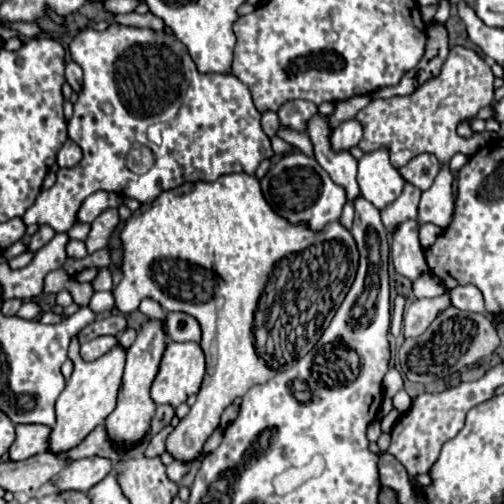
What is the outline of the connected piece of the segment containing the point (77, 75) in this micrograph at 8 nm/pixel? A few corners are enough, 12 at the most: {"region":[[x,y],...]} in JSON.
{"region":[[73,60],[67,62],[65,78],[75,92],[81,90],[83,70]]}

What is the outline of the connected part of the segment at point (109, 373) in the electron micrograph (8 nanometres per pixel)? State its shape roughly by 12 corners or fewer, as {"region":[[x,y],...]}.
{"region":[[125,350],[83,362],[55,404],[47,450],[77,448],[115,410]]}

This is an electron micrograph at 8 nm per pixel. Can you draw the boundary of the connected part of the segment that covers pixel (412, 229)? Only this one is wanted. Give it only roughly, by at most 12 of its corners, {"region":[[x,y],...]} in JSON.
{"region":[[419,222],[393,230],[395,270],[417,280],[427,262],[419,250]]}

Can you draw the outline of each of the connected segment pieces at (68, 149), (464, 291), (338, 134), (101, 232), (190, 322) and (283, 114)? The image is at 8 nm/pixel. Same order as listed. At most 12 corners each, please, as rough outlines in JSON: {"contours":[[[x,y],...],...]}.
{"contours":[[[73,140],[61,146],[57,164],[71,168],[81,160],[81,148]],[[475,286],[451,290],[451,302],[459,310],[485,312],[483,296]],[[357,118],[345,120],[335,128],[331,144],[353,148],[363,138]],[[109,208],[91,224],[87,252],[105,248],[117,226],[119,212]],[[169,312],[167,330],[175,342],[199,342],[199,322],[185,312]],[[289,100],[277,114],[283,126],[303,130],[317,112],[309,100]]]}

